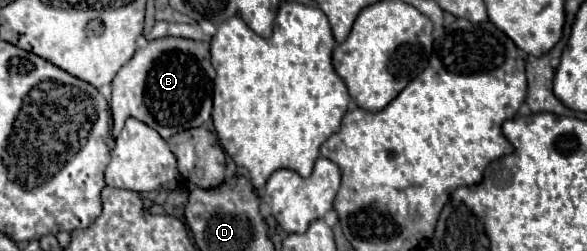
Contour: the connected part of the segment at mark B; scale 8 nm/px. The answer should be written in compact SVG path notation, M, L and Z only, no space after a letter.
M181 37L149 41L145 49L135 51L133 59L121 67L111 83L113 137L118 137L129 117L153 127L163 139L205 125L211 119L213 109L213 79L215 69L209 61L209 43Z

